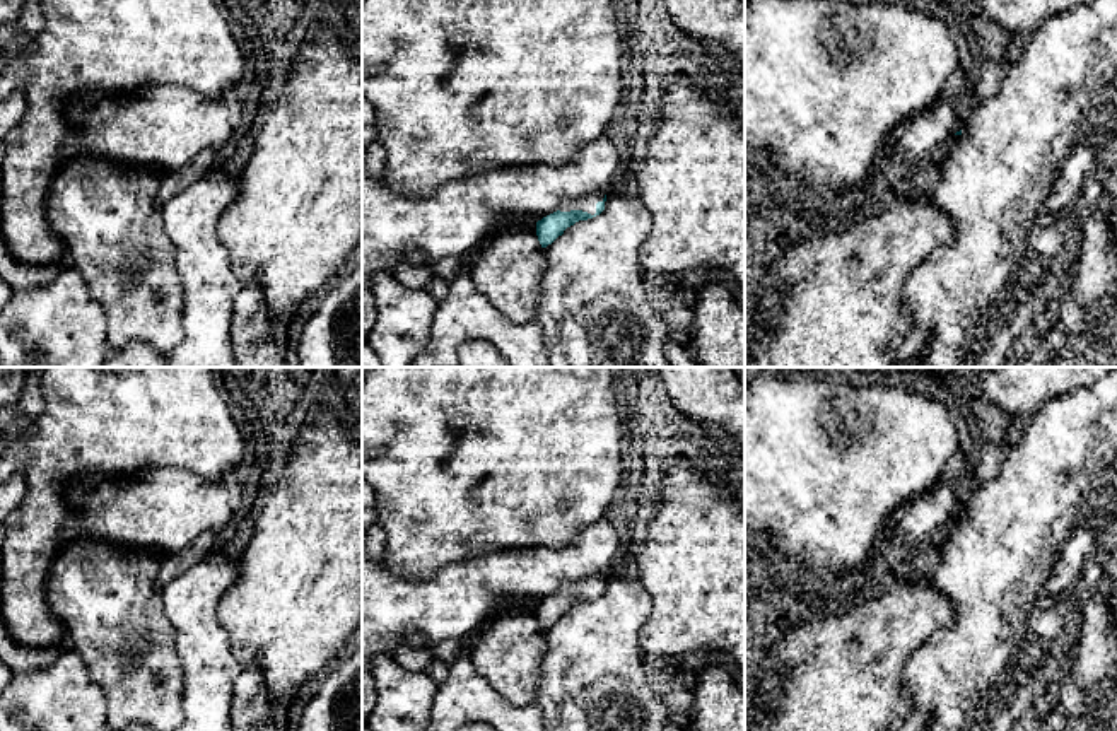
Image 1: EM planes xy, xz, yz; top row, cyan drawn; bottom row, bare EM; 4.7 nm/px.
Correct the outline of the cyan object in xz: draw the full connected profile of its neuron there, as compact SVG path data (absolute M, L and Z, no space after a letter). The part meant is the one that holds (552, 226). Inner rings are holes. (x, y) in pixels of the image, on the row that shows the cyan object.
M591 193L577 200L564 200L558 208L536 222L541 248L552 244L564 231L579 220L588 220L605 210L606 195Z

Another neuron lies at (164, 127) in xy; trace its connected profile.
M183 85L138 92L84 91L68 104L67 116L72 132L60 164L89 152L173 171L203 150L219 152L232 135L224 99Z

